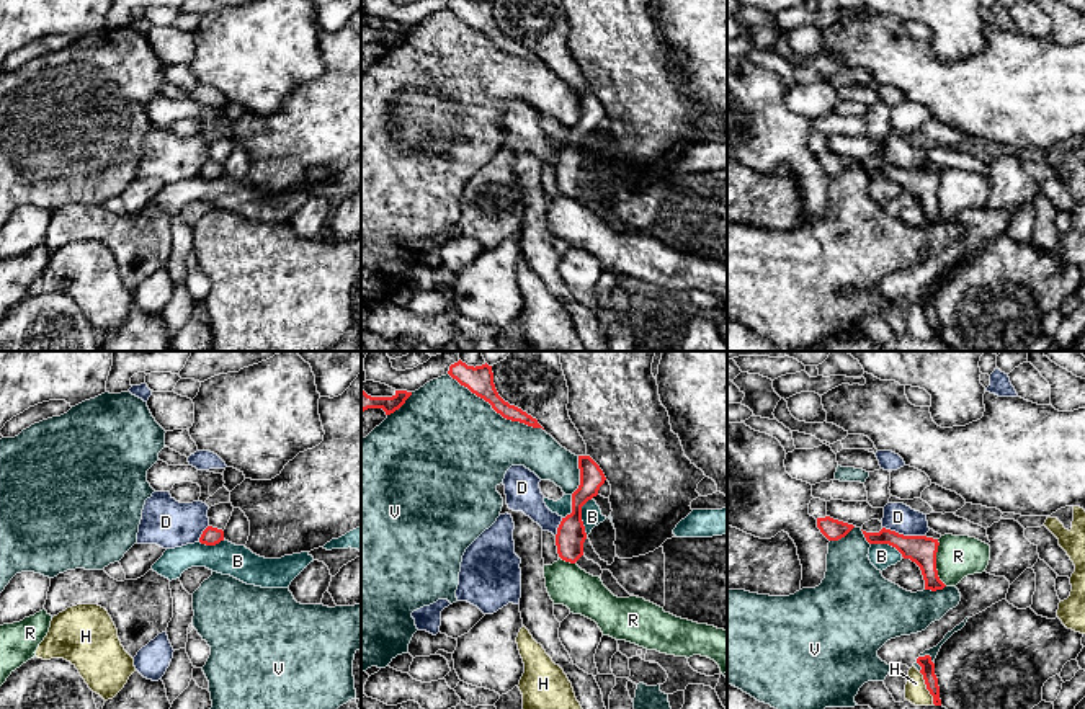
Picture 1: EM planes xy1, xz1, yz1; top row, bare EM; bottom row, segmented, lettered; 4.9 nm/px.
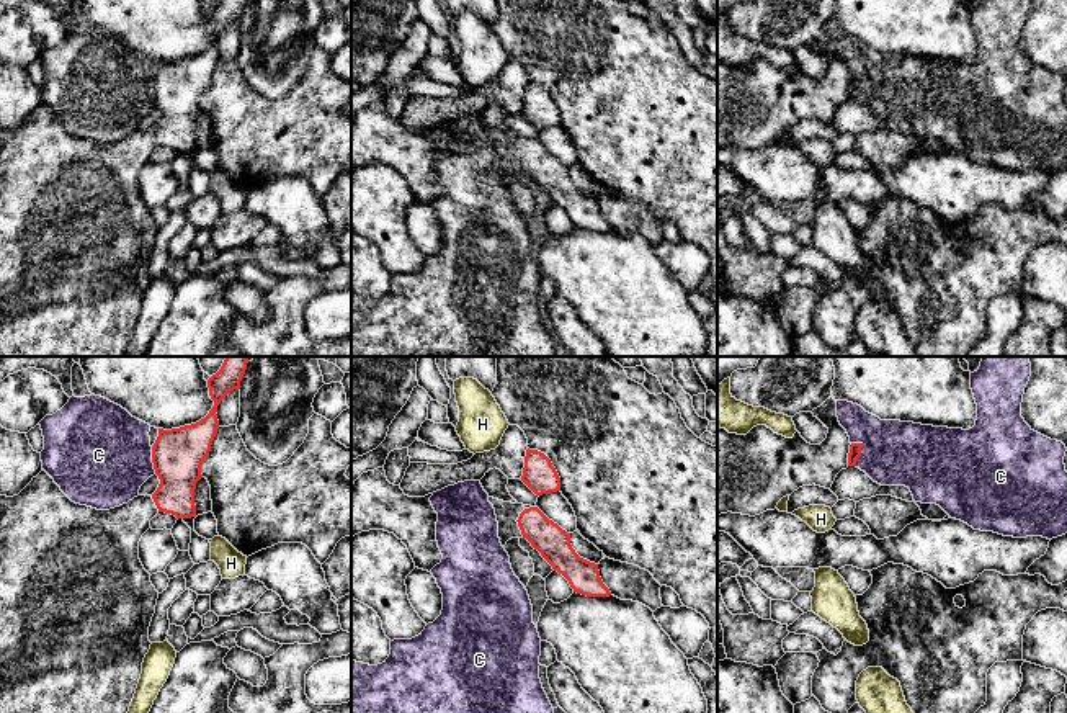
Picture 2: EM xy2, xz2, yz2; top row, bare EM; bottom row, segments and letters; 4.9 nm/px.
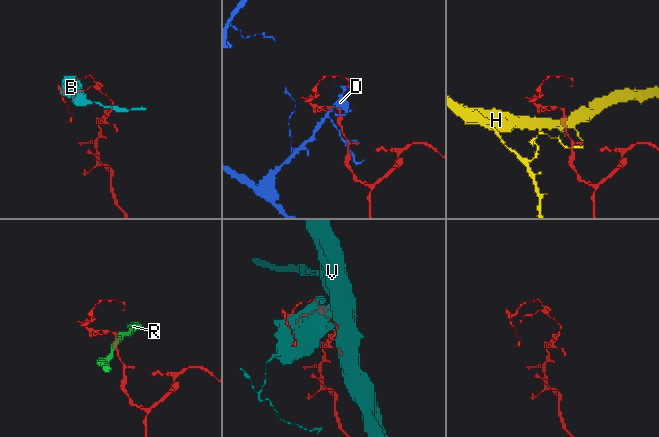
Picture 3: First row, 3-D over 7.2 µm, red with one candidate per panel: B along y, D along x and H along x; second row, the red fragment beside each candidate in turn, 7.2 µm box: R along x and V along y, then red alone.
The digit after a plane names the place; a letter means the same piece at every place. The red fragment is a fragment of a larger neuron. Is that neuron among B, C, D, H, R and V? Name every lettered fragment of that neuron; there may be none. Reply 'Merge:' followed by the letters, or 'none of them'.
Merge: none of them

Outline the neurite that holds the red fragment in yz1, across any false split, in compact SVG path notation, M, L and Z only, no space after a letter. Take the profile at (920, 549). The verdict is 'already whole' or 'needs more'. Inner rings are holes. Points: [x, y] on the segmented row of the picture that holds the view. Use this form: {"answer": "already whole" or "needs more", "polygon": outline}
{"answer": "already whole", "polygon": "M882 528L879 533L863 531L869 544L889 544L895 547L904 559L915 562L923 575L925 590L943 590L946 585L940 580L936 570L938 539L926 536L904 536Z"}

